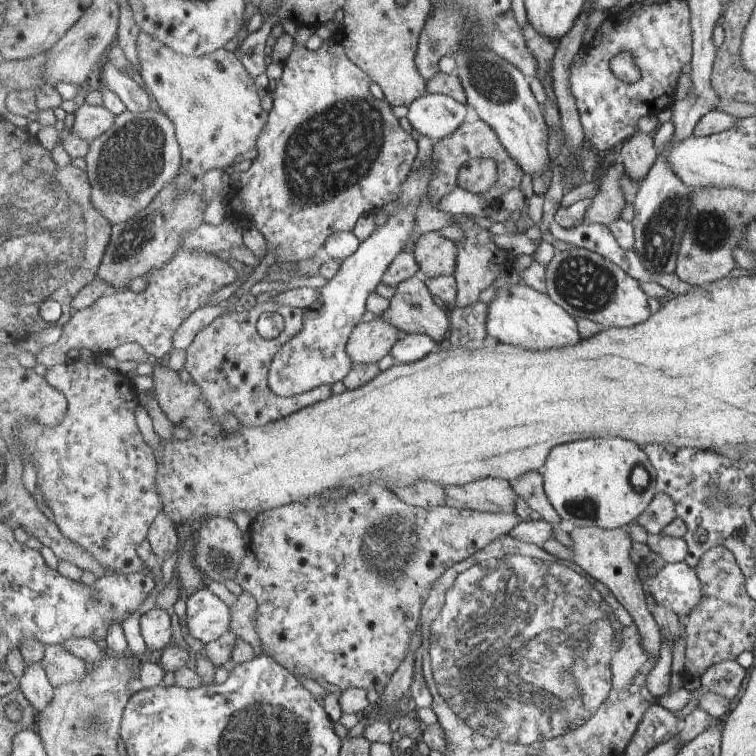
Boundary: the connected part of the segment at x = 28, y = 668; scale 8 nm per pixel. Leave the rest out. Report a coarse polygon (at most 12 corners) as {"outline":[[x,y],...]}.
{"outline":[[40,661],[25,665],[20,689],[41,712],[56,688]]}

